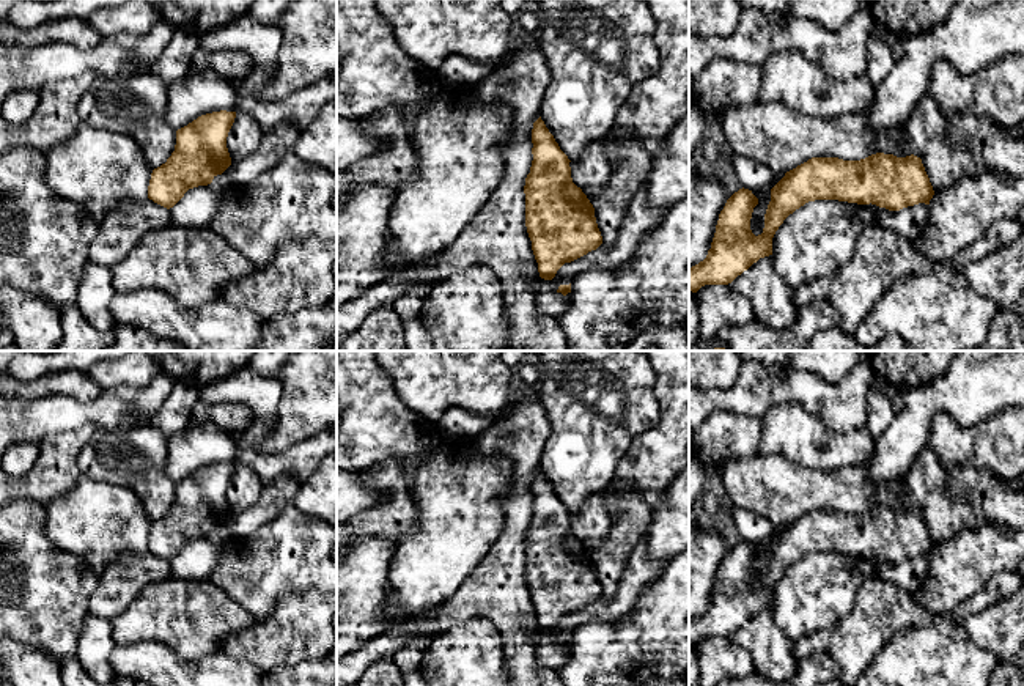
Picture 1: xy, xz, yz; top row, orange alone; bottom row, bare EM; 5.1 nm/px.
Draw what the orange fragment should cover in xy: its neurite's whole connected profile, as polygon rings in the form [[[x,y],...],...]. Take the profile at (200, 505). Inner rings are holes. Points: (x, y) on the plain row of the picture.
[[[212,464],[176,483],[176,497],[165,516],[154,521],[148,551],[170,562],[189,541],[208,538],[230,518],[227,489],[236,464]]]

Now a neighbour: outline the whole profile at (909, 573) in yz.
[[[919,555],[900,563],[889,563],[876,557],[868,557],[873,563],[878,577],[890,581],[908,592],[915,592],[919,584],[926,577],[930,559]]]

